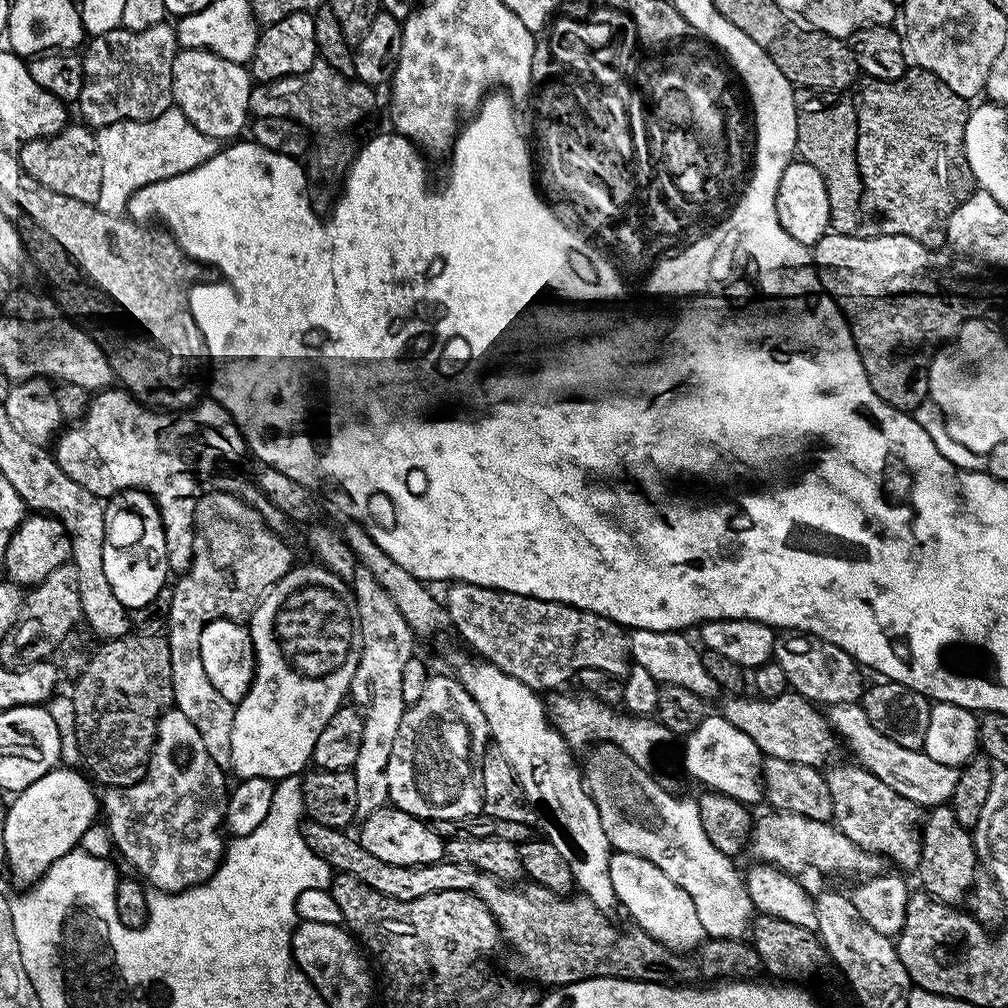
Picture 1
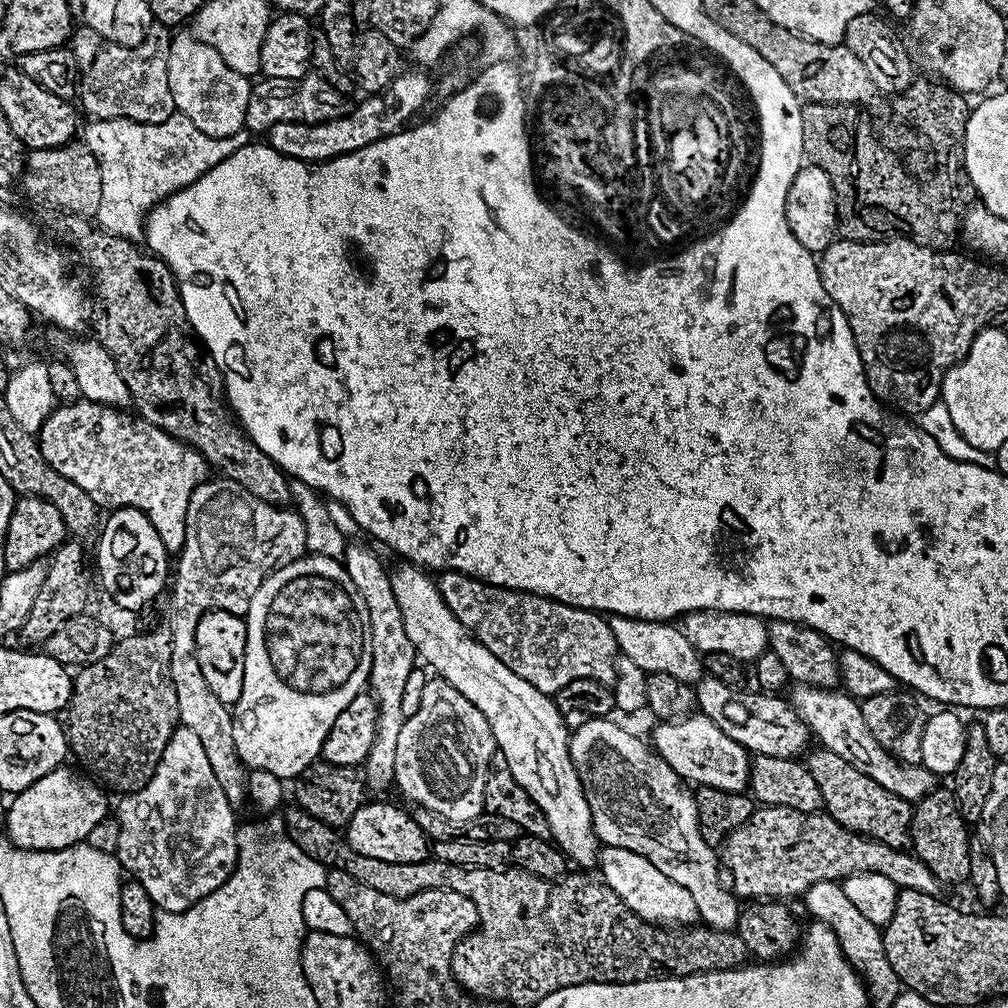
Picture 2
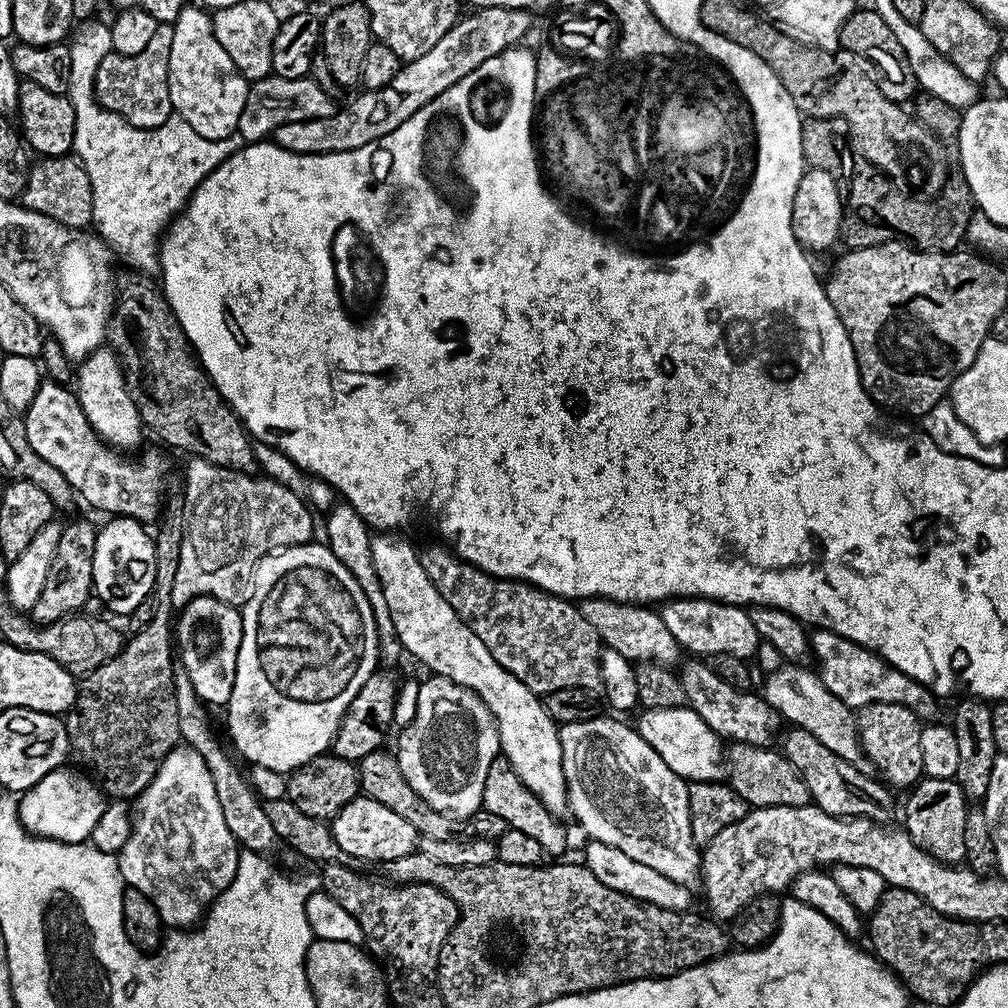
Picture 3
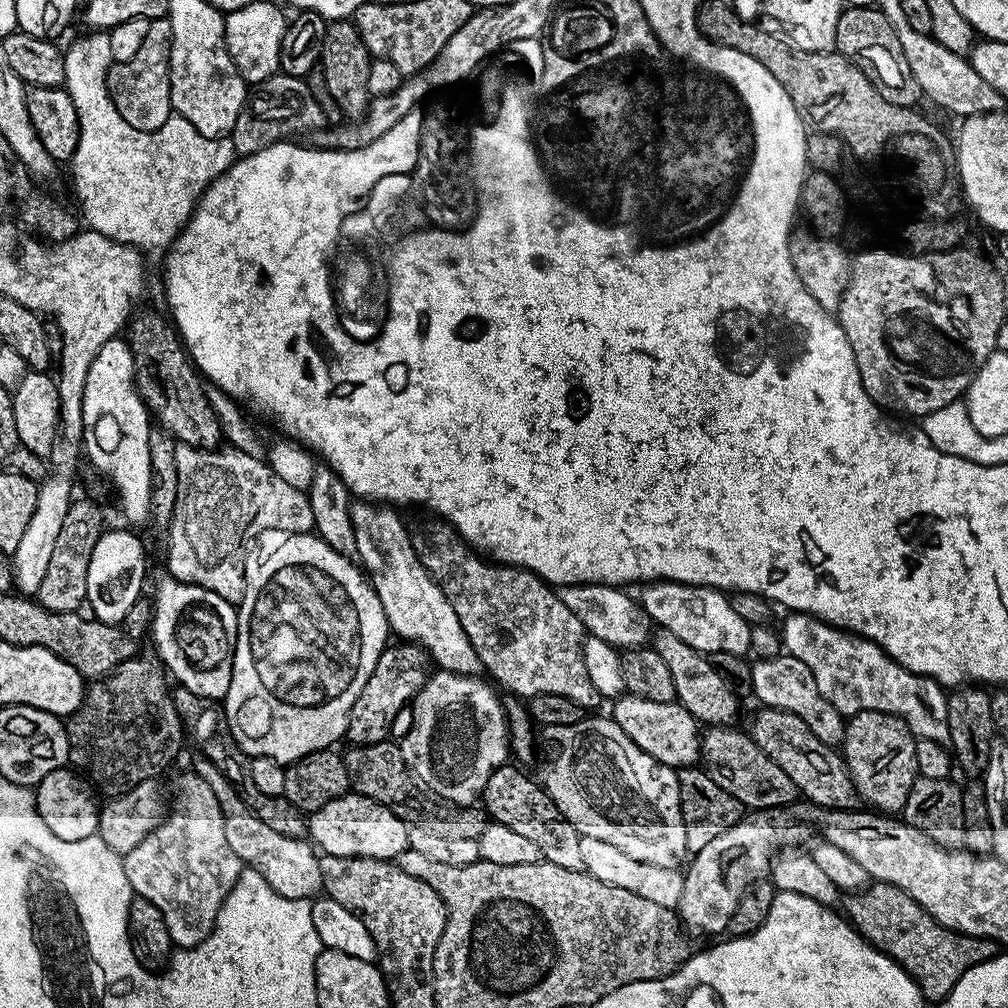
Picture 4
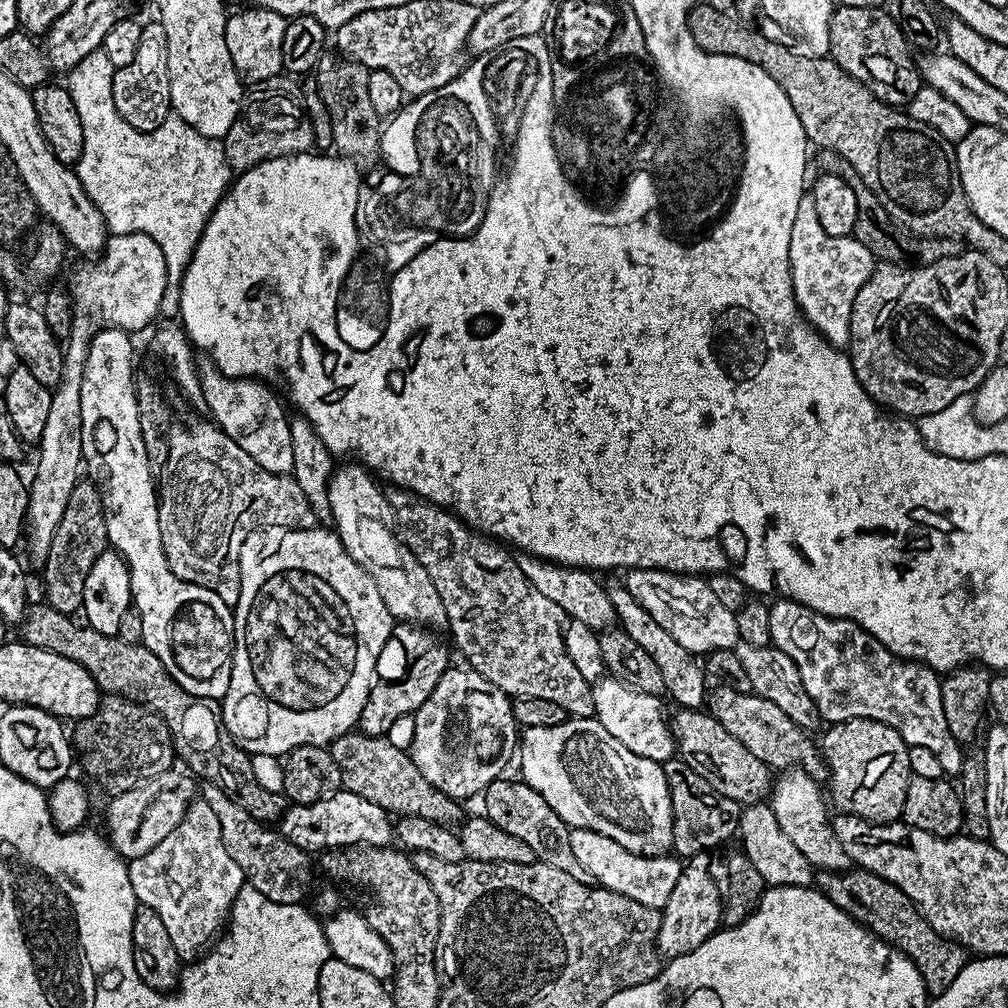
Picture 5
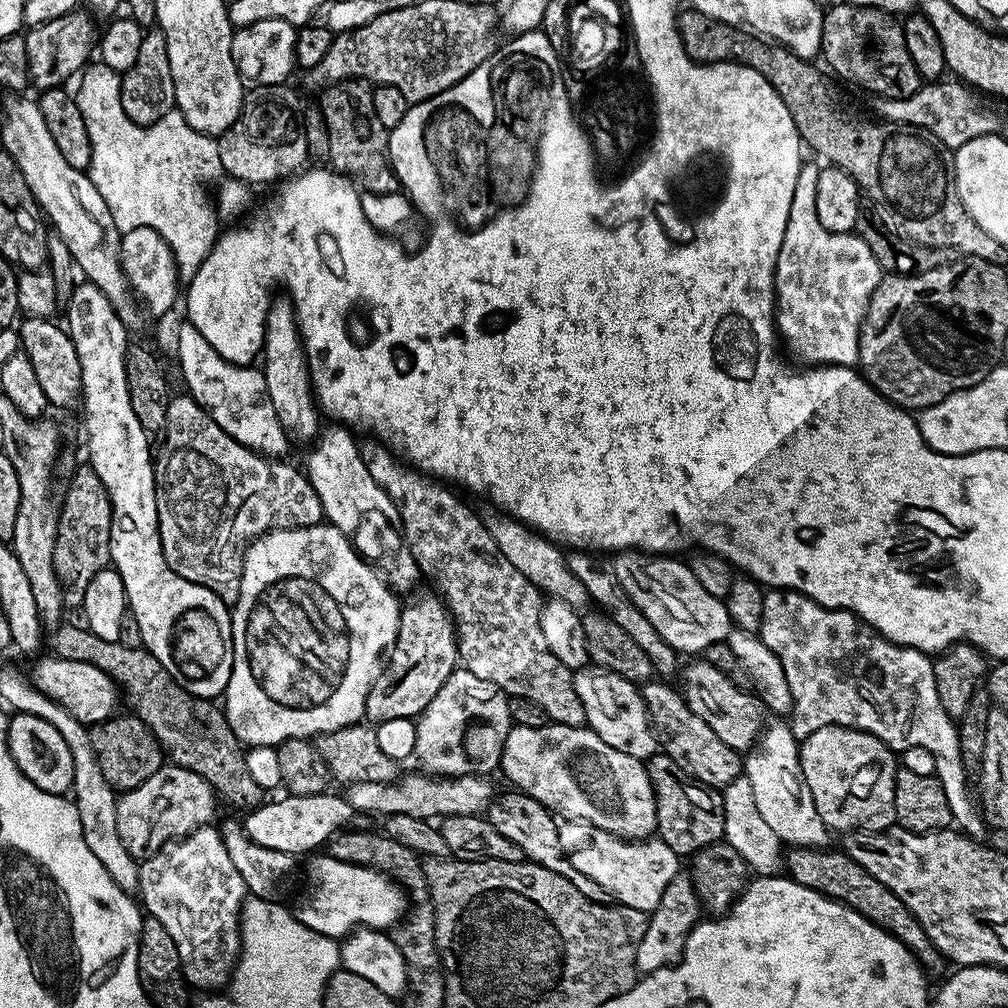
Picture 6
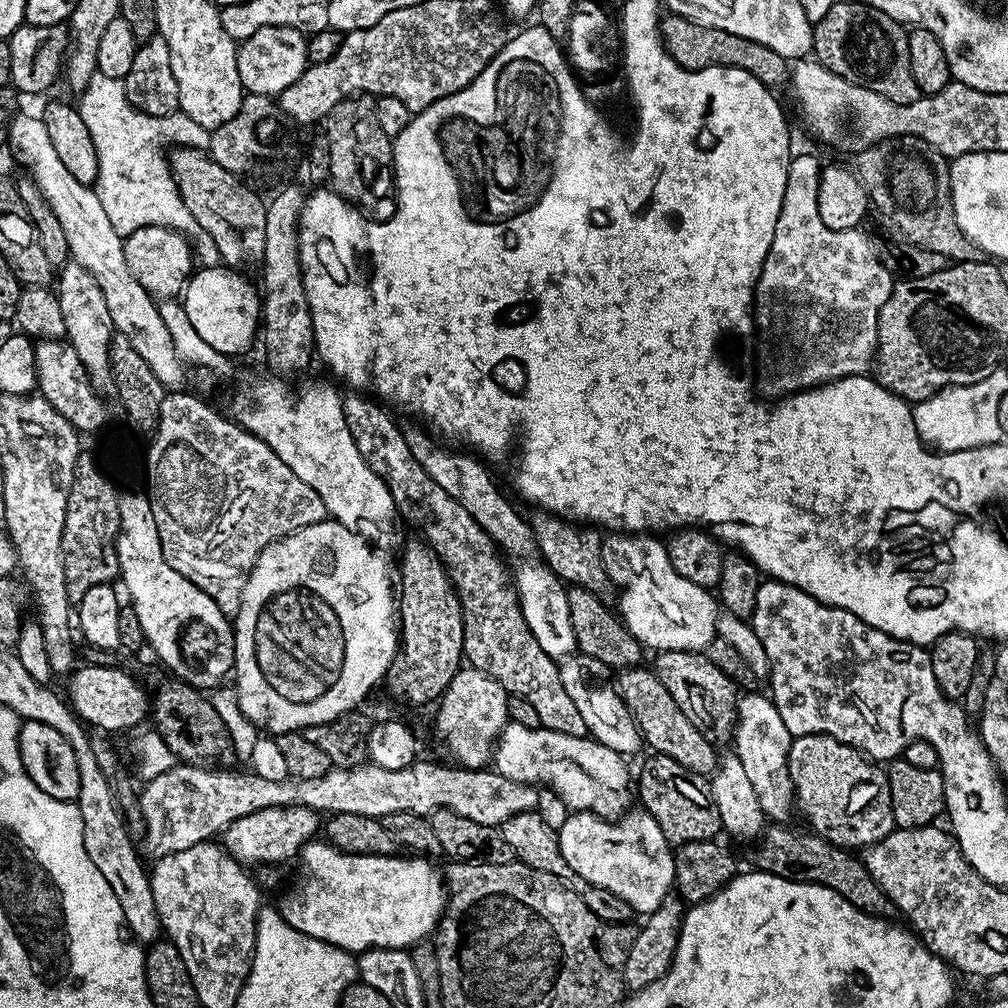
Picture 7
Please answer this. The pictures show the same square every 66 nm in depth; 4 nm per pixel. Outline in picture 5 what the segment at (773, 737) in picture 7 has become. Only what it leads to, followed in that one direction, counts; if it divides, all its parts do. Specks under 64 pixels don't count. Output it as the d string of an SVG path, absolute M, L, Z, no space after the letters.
M801 768L781 771L770 789L770 805L782 834L786 834L786 838L790 838L790 842L794 842L794 846L798 846L802 854L806 854L813 869L846 872L853 867L853 863L846 850L842 850L842 842L838 842L836 832L832 829L832 820L828 816L829 805L825 793L824 796L820 793L820 787Z

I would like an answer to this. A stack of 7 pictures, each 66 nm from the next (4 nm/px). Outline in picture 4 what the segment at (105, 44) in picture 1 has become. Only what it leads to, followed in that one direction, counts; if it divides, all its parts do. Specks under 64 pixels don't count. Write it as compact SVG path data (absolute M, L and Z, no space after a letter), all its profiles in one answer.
M167 18L151 21L146 30L146 42L130 62L115 62L108 69L108 93L122 118L134 130L153 132L174 115L170 98L170 46L172 27Z

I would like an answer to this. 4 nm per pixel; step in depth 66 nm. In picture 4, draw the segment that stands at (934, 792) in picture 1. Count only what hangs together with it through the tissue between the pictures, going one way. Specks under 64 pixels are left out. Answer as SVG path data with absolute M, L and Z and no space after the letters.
M781 654L765 660L757 659L752 664L752 696L760 699L763 707L781 708L790 714L798 714L798 718L802 718L802 722L806 722L808 729L822 742L836 746L843 741L845 717L833 710L822 694L818 694L810 666L806 666L806 662L798 662L798 658Z

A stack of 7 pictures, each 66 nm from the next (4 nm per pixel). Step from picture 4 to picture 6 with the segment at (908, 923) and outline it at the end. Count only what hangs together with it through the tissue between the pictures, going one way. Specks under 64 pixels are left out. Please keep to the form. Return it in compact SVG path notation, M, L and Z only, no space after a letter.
M789 847L786 852L787 875L802 886L821 892L831 900L839 900L841 904L853 908L855 912L901 940L929 973L938 971L940 964L942 965L940 951L929 942L928 935L922 930L920 923L912 917L910 910L906 910L906 906L896 897L894 890L882 886L882 882L878 882L874 874L858 866L858 862L851 860L847 852L832 851L822 848Z

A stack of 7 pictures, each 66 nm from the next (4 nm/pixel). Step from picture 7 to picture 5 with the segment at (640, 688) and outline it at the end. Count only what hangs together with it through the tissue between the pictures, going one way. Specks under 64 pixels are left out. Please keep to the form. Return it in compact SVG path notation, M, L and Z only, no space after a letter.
M680 708L671 713L670 727L672 735L676 737L676 752L694 774L702 774L718 794L726 794L726 798L735 800L741 806L763 801L769 795L774 783L773 773L767 764L762 763L730 730L722 726L712 717L711 711L695 708Z

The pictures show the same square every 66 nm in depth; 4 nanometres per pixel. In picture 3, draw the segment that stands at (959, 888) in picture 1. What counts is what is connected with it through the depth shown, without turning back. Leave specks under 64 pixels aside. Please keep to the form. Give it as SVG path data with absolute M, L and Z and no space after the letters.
M921 778L916 781L910 795L912 797L902 804L903 831L907 832L922 851L938 862L953 866L963 865L966 861L966 814L970 804L964 799L955 779Z

